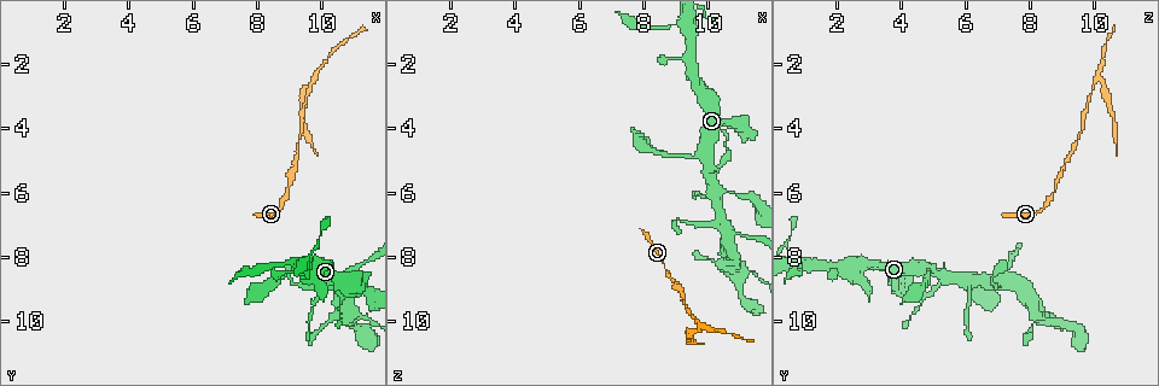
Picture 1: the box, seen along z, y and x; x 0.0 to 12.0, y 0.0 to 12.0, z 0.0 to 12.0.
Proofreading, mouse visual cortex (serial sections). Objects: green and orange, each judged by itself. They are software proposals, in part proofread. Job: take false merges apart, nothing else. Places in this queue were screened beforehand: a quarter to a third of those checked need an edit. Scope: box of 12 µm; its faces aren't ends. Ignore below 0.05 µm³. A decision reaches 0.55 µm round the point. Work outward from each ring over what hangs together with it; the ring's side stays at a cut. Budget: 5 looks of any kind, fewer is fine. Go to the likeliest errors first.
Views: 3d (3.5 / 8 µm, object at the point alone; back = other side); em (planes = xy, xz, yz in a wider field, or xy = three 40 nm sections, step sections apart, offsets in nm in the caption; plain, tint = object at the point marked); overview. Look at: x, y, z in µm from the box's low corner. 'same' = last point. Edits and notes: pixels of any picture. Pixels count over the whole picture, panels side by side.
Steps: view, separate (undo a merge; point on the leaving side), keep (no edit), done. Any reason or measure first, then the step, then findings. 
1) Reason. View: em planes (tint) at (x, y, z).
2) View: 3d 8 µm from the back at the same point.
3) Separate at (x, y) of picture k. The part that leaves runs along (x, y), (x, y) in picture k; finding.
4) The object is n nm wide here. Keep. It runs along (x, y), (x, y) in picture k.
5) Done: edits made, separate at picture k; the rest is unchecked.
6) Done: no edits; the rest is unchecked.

View: 3d 3.5 µm at (9.7, 2.4, 10.3).

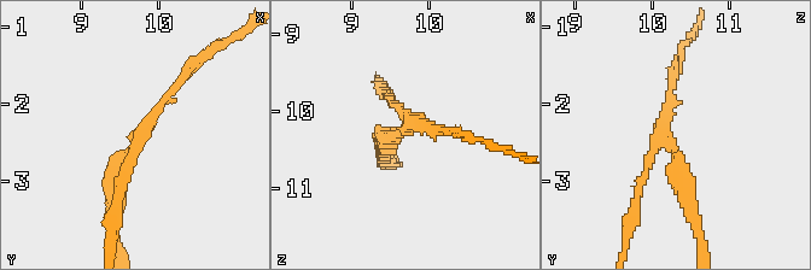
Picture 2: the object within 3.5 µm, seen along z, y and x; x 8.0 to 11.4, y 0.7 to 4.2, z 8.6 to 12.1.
View: em xy step 5 (tint) at (9.75, 2.45, 10.15).

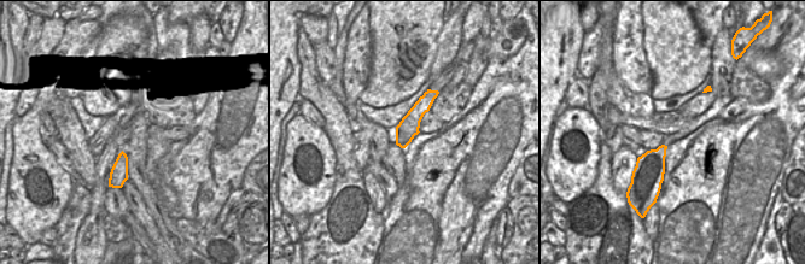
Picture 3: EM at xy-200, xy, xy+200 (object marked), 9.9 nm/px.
Separate at (683, 183) of picture 2. The part that leaves runs along (676, 151), (700, 251) in picture 2; a second cell is stuck on.

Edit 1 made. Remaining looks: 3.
View: 3d 3.5 µm at (10.5, 8.8, 6.9).

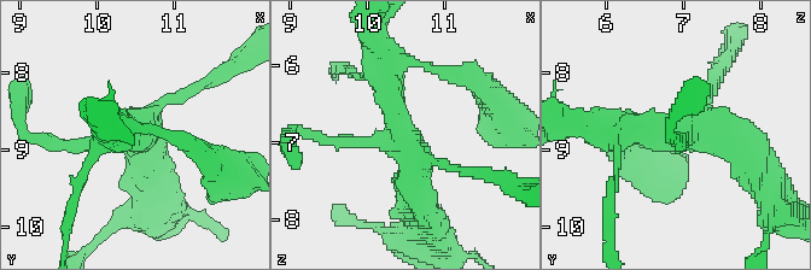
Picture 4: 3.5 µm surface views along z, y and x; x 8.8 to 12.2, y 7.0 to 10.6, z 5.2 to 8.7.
Shape alone is not enough. View: em xy step 1 (tint) at (10.45, 8.75, 6.95).

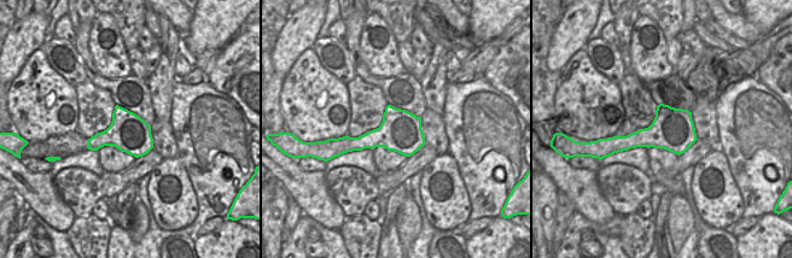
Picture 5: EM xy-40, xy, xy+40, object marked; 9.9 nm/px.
The object is 420 nm wide here. Keep. It runs along (381, 64), (412, 153), (419, 205) in picture 4; all the same cell.

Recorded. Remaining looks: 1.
Done: edits made, separate at picture 2; the rest is unchecked.

